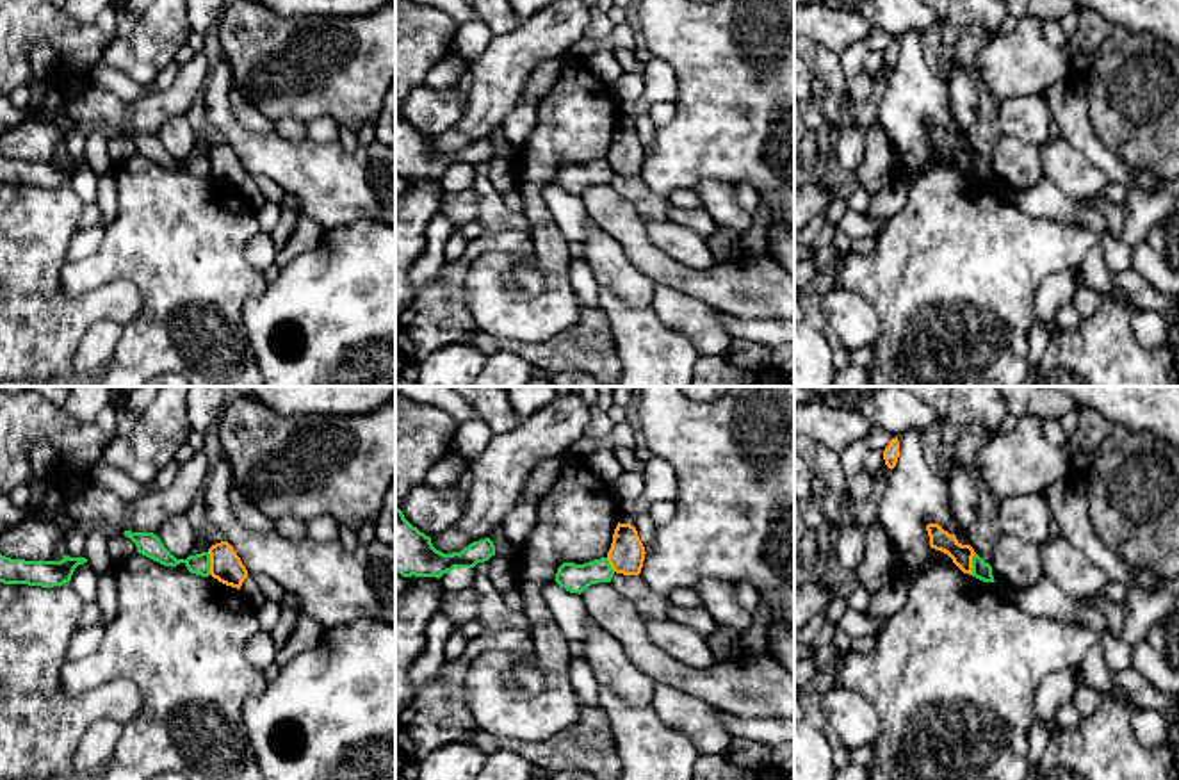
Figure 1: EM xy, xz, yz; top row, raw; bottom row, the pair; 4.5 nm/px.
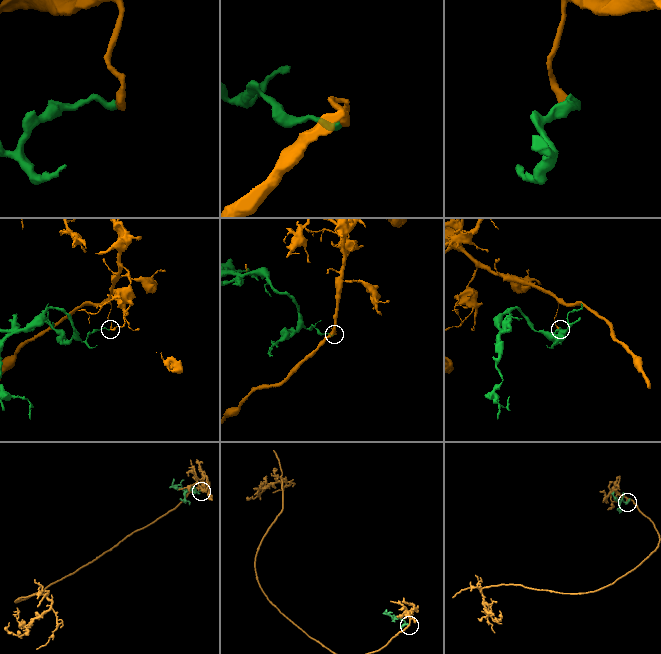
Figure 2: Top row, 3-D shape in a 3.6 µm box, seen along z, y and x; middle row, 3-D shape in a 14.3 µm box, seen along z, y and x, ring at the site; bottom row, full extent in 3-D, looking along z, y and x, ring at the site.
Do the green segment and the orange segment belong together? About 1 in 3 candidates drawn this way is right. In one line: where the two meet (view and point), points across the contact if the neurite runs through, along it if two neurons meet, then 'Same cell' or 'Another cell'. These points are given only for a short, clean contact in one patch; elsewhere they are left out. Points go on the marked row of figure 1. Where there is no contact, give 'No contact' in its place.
Touches green at xy (209, 563). Boundary: xy (207, 552), (211, 574). Another cell

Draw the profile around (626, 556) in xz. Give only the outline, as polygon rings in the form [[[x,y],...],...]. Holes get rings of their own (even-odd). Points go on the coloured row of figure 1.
[[[620,524],[614,529],[607,561],[616,573],[639,575],[645,561],[645,547],[638,531],[630,524]]]

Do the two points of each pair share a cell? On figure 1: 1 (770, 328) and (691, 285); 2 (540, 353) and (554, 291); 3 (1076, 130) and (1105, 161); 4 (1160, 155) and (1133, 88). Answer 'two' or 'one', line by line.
1: two
2: two
3: one
4: one

